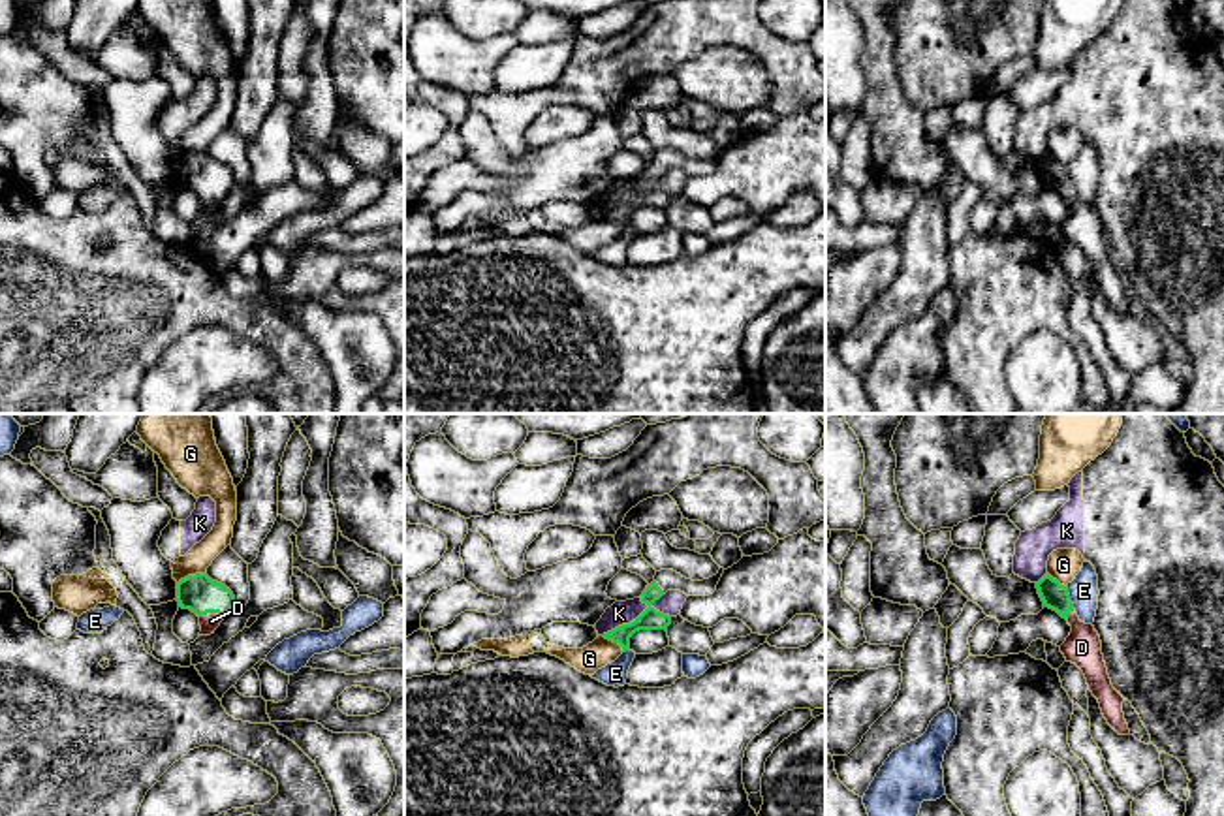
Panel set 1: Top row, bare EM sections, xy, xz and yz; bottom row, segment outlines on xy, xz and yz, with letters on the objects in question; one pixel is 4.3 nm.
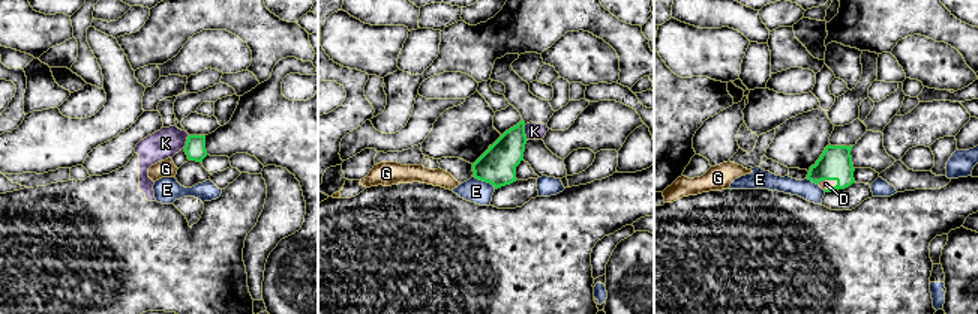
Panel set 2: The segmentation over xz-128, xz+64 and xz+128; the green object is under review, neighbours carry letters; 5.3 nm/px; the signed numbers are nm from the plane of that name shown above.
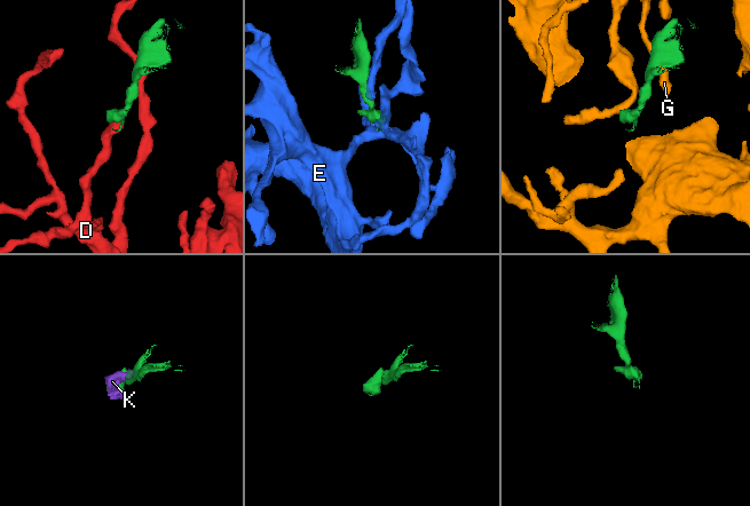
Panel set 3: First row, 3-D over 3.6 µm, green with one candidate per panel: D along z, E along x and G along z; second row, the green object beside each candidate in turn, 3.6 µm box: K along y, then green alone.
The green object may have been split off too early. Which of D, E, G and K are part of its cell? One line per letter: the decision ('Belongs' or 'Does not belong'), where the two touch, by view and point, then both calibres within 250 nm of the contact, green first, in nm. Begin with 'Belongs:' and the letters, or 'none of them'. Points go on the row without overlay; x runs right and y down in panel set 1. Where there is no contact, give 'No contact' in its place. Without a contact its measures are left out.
Belongs: D
D: Belongs. Touches green at xy (211, 190). Thickness 160 nm (green) against 80 nm
E: Does not belong. Touches green at yz (1068, 175). Thickness 120 nm (green) against 130 nm
G: Does not belong. Touches green at xy (190, 155). Thickness 160 nm (green) against 110 nm
K: Does not belong. Touches green at xz (634, 200). Thickness 90 nm (green) against 100 nm

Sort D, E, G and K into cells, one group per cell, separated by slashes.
D / E / G / K

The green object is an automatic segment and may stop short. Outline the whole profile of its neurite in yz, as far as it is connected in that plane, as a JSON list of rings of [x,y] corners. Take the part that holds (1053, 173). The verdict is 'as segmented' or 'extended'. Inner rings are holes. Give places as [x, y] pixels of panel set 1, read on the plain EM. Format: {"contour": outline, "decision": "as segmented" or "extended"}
{"contour": [[[1049,152],[1036,162],[1044,186],[1057,190],[1072,205],[1070,214],[1060,224],[1066,241],[1075,243],[1089,263],[1089,269],[1098,278],[1107,303],[1119,312],[1128,314],[1128,303],[1122,291],[1124,276],[1113,267],[1102,233],[1102,220],[1092,203],[1079,199],[1068,173],[1068,165],[1060,164]]], "decision": "extended"}

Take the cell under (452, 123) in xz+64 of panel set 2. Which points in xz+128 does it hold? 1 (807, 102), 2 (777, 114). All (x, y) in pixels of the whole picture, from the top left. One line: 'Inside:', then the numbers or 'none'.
Inside: none

